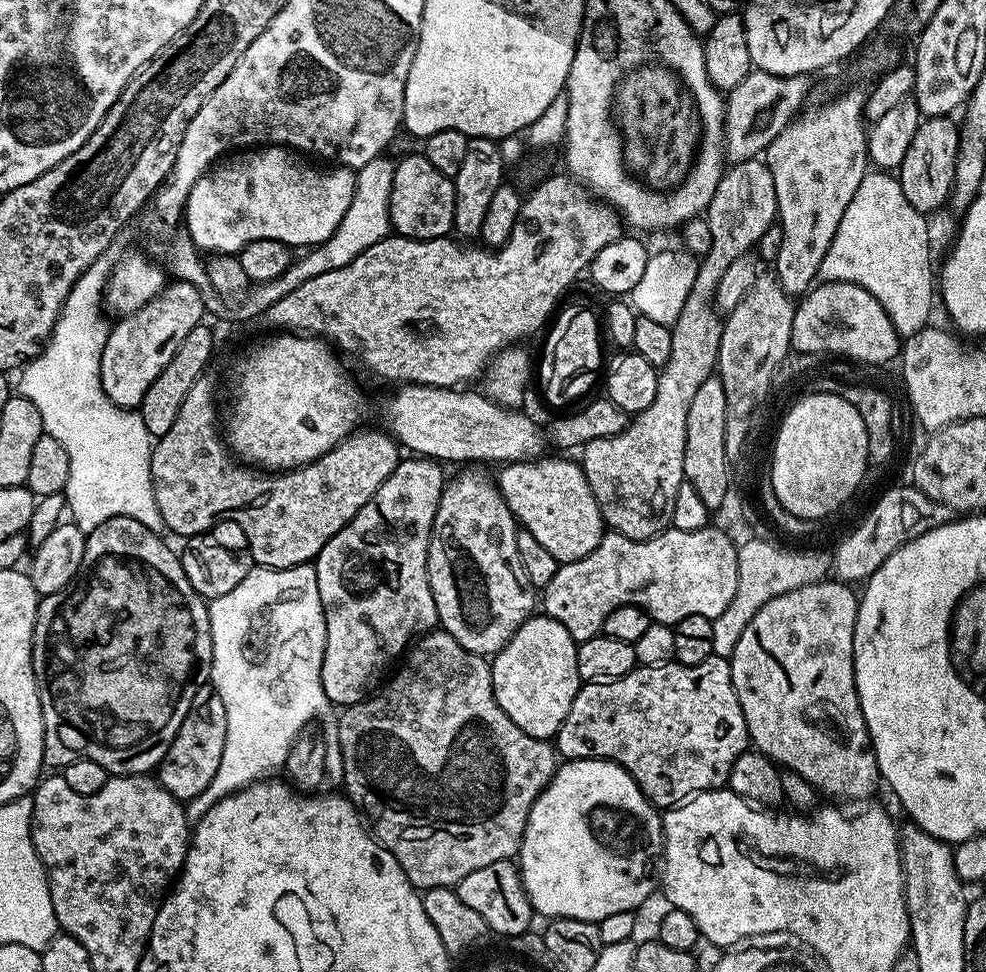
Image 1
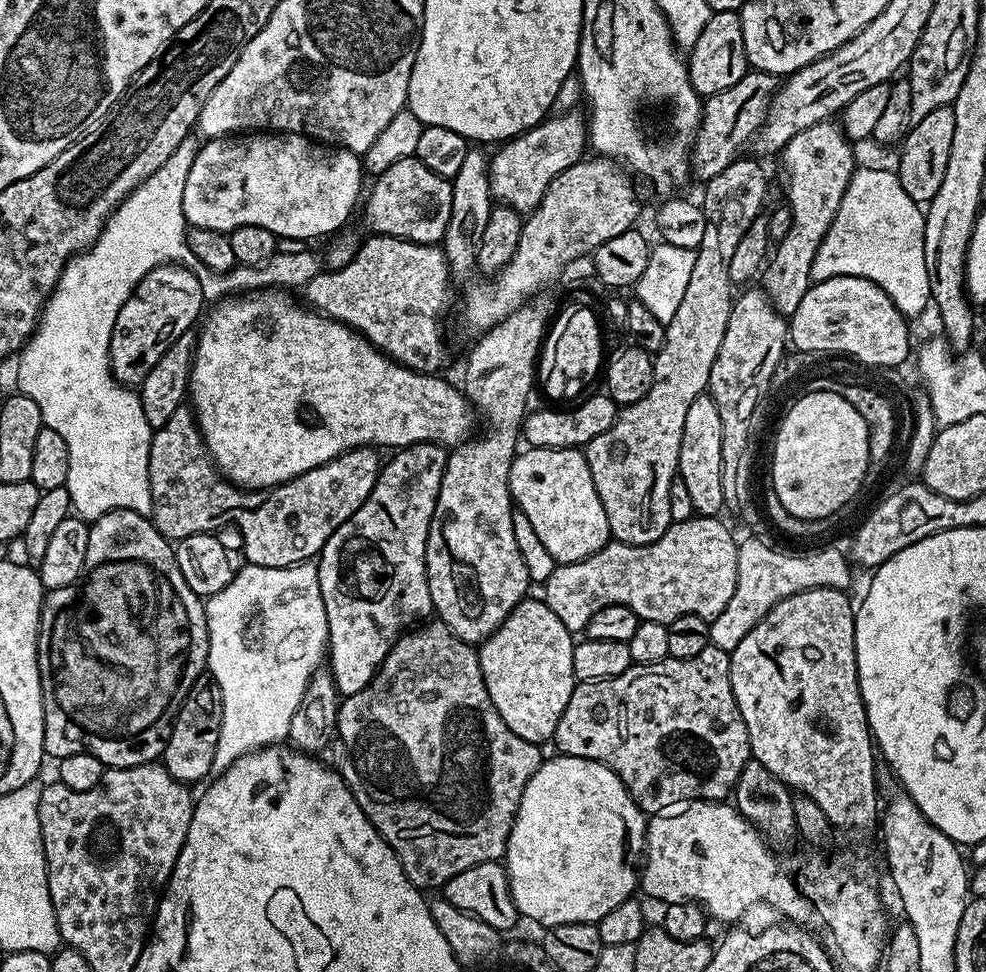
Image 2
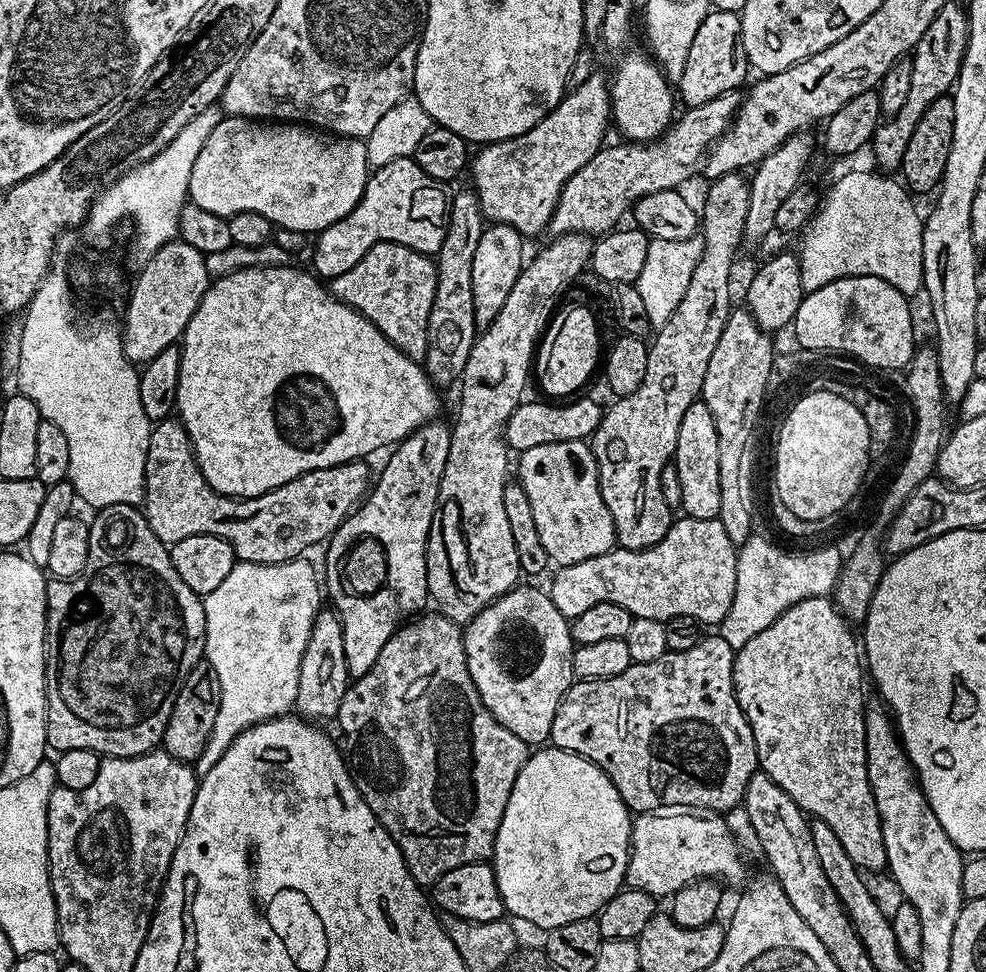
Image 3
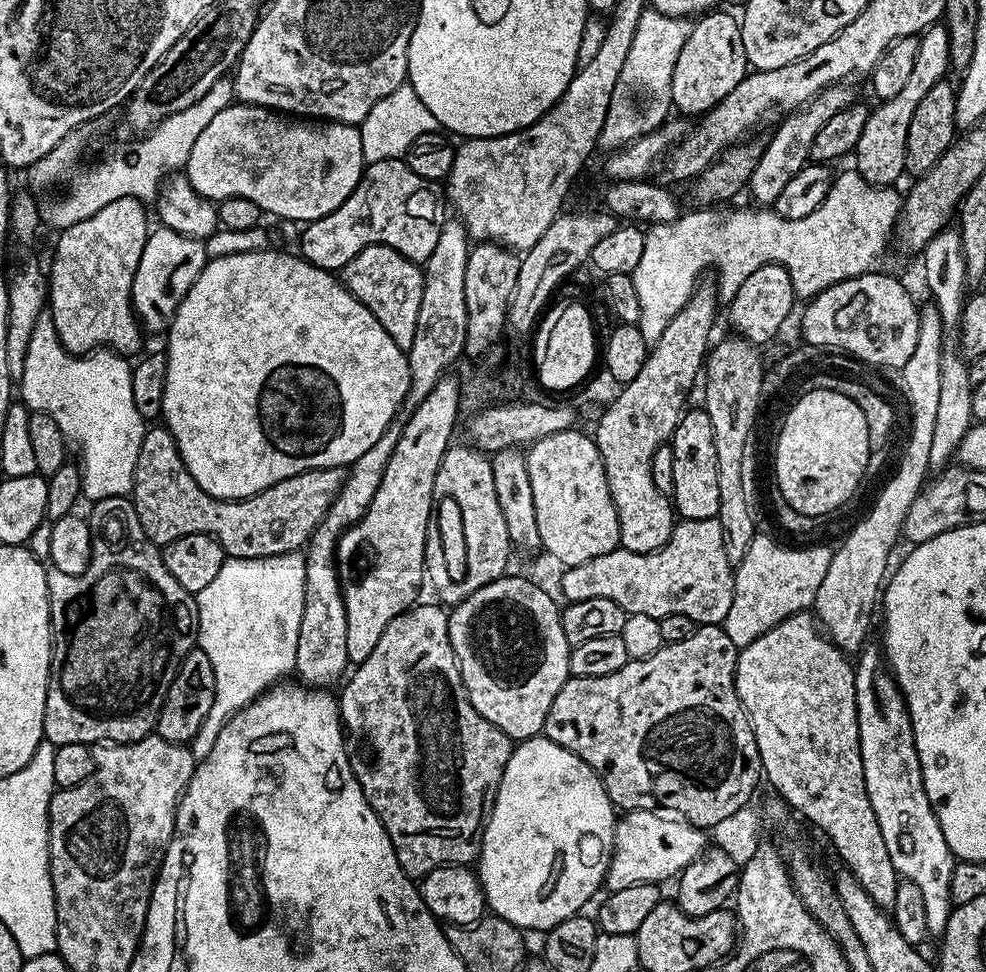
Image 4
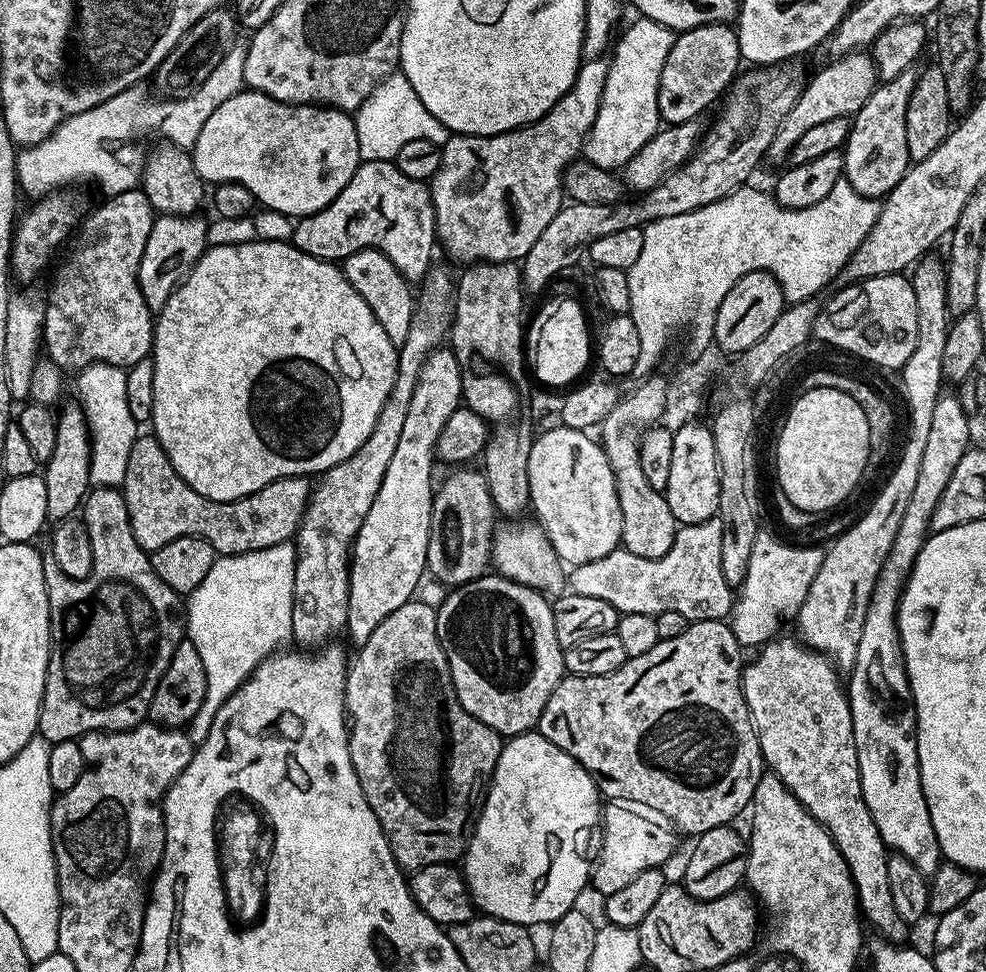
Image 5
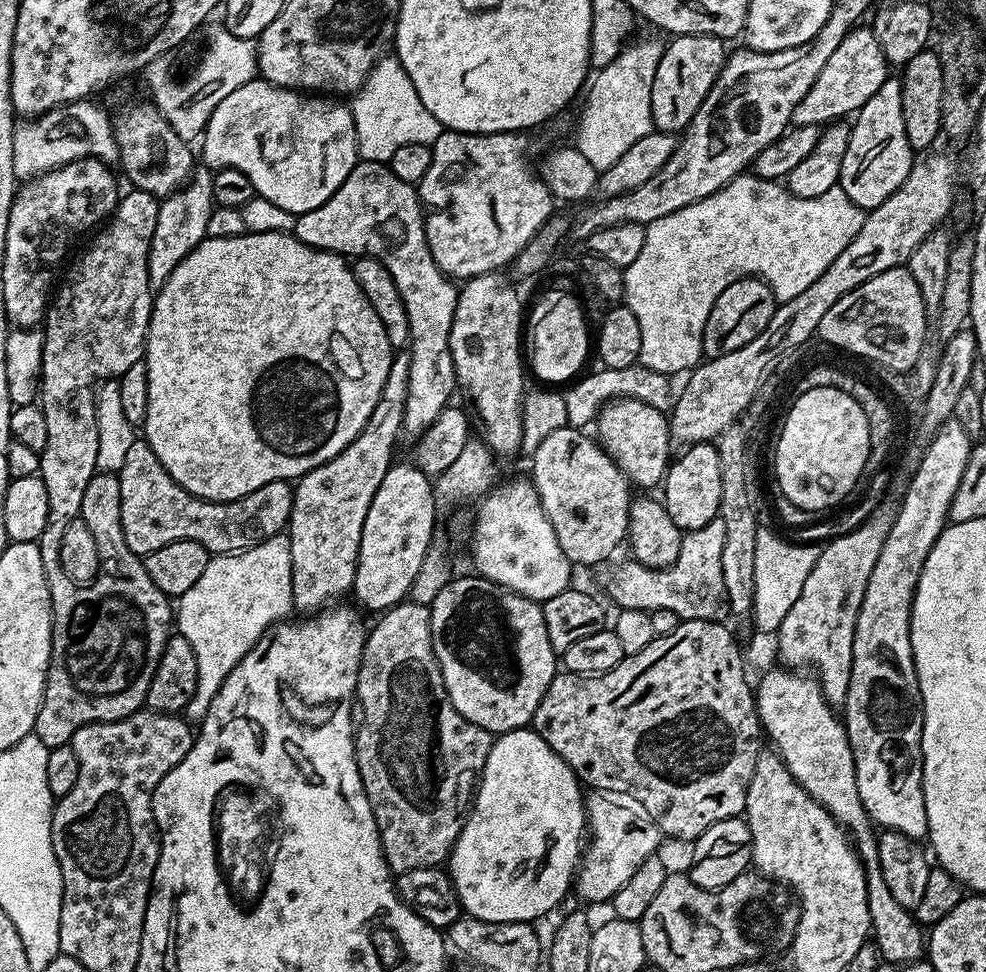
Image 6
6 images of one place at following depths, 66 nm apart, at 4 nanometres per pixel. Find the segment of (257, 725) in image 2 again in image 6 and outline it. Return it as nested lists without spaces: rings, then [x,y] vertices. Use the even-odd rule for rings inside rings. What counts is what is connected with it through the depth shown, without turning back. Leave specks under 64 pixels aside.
[[[281,534],[266,538],[258,546],[242,552],[216,554],[209,559],[206,571],[186,594],[178,598],[174,624],[179,635],[194,646],[198,658],[198,686],[194,698],[183,710],[183,717],[193,726],[206,718],[210,702],[222,682],[238,662],[266,635],[287,612],[293,611],[290,582],[290,542]]]

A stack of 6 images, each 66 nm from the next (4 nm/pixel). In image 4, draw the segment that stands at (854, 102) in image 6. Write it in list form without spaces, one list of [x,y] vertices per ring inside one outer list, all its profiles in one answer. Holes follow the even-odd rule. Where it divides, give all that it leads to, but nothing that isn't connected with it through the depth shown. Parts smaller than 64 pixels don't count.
[[[848,86],[827,88],[803,108],[781,119],[784,121],[777,126],[776,133],[768,140],[768,145],[766,143],[763,145],[758,166],[754,166],[754,174],[750,174],[746,185],[747,191],[749,193],[752,191],[753,198],[757,200],[755,201],[757,205],[775,205],[778,194],[782,194],[782,190],[786,187],[786,182],[790,182],[790,178],[794,178],[794,174],[798,174],[798,170],[802,170],[804,165],[809,163],[810,146],[814,144],[814,138],[818,138],[818,130],[822,130],[822,126],[826,126],[826,122],[830,122],[830,118],[834,118],[838,110],[853,104],[854,96],[851,90],[844,87]]]

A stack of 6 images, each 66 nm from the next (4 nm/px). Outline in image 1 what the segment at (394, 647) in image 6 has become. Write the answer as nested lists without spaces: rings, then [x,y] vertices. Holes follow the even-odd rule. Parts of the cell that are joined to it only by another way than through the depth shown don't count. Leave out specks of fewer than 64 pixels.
[[[433,630],[424,633],[407,649],[403,660],[399,667],[387,677],[386,683],[379,691],[369,695],[367,700],[359,700],[357,704],[347,705],[341,711],[344,713],[340,716],[340,725],[334,732],[334,739],[340,743],[342,750],[342,766],[344,767],[342,787],[345,788],[343,791],[357,809],[369,821],[373,820],[370,828],[376,839],[386,850],[396,855],[406,878],[417,890],[455,889],[456,884],[462,882],[462,878],[466,878],[466,874],[471,874],[473,870],[482,870],[482,866],[490,866],[493,862],[512,860],[519,853],[528,815],[534,802],[540,797],[540,792],[551,782],[552,775],[556,772],[558,753],[549,741],[534,738],[518,726],[514,726],[514,722],[510,722],[510,718],[504,713],[502,706],[498,706],[494,698],[491,663],[485,657],[466,650],[466,646],[458,646],[458,642],[448,632]]]

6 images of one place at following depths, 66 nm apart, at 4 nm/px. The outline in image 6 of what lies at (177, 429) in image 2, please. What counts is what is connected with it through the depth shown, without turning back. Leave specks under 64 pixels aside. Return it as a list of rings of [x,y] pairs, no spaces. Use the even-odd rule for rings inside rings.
[[[143,438],[133,439],[130,451],[126,453],[126,462],[122,462],[118,475],[122,486],[122,530],[126,534],[126,546],[130,546],[130,550],[134,550],[134,554],[141,558],[170,542],[183,540],[206,546],[209,554],[242,552],[245,548],[258,546],[266,538],[281,535],[287,529],[292,513],[293,485],[286,480],[266,482],[266,486],[258,486],[258,490],[237,500],[217,502],[190,494],[182,485],[174,482],[174,478],[170,478],[166,466],[158,462],[158,454],[150,450],[148,441]]]

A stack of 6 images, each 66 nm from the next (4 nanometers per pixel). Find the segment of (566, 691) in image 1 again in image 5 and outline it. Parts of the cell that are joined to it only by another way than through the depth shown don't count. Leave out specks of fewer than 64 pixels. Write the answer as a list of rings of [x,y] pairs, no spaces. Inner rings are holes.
[[[485,574],[476,580],[471,580],[468,584],[459,585],[455,590],[449,592],[452,593],[441,604],[438,604],[436,617],[438,618],[438,638],[442,650],[446,654],[446,662],[450,666],[450,678],[454,682],[458,702],[462,702],[464,709],[470,714],[474,714],[474,718],[478,718],[478,722],[486,722],[486,726],[490,726],[495,732],[500,733],[501,737],[511,738],[519,736],[522,732],[533,731],[540,723],[540,715],[546,702],[550,702],[550,694],[554,694],[558,682],[563,680],[566,675],[564,649],[560,647],[558,634],[554,634],[554,614],[549,597],[537,589],[507,580],[506,577],[499,574]]]

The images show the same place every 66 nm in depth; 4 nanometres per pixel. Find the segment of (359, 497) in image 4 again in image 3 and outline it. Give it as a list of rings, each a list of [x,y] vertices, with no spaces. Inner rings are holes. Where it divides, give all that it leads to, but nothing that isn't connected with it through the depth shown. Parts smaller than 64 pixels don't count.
[[[321,610],[316,614],[316,621],[310,630],[310,642],[306,642],[306,650],[302,654],[302,662],[298,670],[295,711],[309,722],[335,721],[340,715],[342,698],[346,694],[349,683],[346,652],[342,646],[340,617],[335,611]]]

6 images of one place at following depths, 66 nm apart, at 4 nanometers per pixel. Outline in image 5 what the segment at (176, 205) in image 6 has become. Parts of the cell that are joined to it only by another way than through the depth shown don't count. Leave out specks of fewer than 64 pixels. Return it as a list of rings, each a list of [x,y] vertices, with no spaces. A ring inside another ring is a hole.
[[[200,214],[157,215],[150,230],[150,238],[146,238],[146,250],[142,250],[142,262],[138,266],[138,286],[142,290],[142,298],[146,298],[148,308],[164,308],[170,294],[174,294],[174,290],[187,276],[188,271],[196,265],[205,248],[209,247],[208,224],[202,217]]]

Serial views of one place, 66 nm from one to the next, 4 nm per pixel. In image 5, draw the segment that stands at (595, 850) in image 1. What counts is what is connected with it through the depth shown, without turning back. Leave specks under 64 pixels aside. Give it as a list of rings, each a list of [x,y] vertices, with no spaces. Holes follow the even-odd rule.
[[[539,730],[531,732],[522,732],[519,736],[514,736],[504,740],[504,749],[502,754],[498,754],[498,762],[494,766],[494,774],[488,782],[488,791],[483,797],[482,803],[478,809],[478,815],[474,820],[472,836],[468,839],[468,849],[464,851],[462,857],[462,871],[464,880],[468,883],[468,889],[472,895],[472,903],[483,915],[493,916],[506,922],[533,926],[532,924],[545,924],[551,926],[555,924],[562,914],[569,912],[571,908],[577,907],[580,895],[590,884],[590,860],[588,864],[588,831],[592,827],[599,825],[602,820],[602,797],[599,788],[596,787],[596,781],[584,767],[582,767],[575,758],[566,754],[554,742],[550,742]]]

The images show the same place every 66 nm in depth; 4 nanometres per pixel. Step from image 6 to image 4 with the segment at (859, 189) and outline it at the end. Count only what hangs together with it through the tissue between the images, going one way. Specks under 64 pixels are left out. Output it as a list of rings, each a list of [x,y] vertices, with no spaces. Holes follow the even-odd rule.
[[[937,22],[919,37],[918,62],[914,62],[914,70],[910,79],[894,98],[881,100],[871,109],[866,118],[866,127],[862,130],[862,138],[858,138],[858,146],[854,153],[855,171],[868,184],[892,186],[899,176],[905,175],[904,159],[906,158],[906,134],[910,134],[910,120],[914,118],[914,110],[918,110],[918,102],[926,98],[926,90],[945,79],[950,72],[950,38],[943,23]]]

